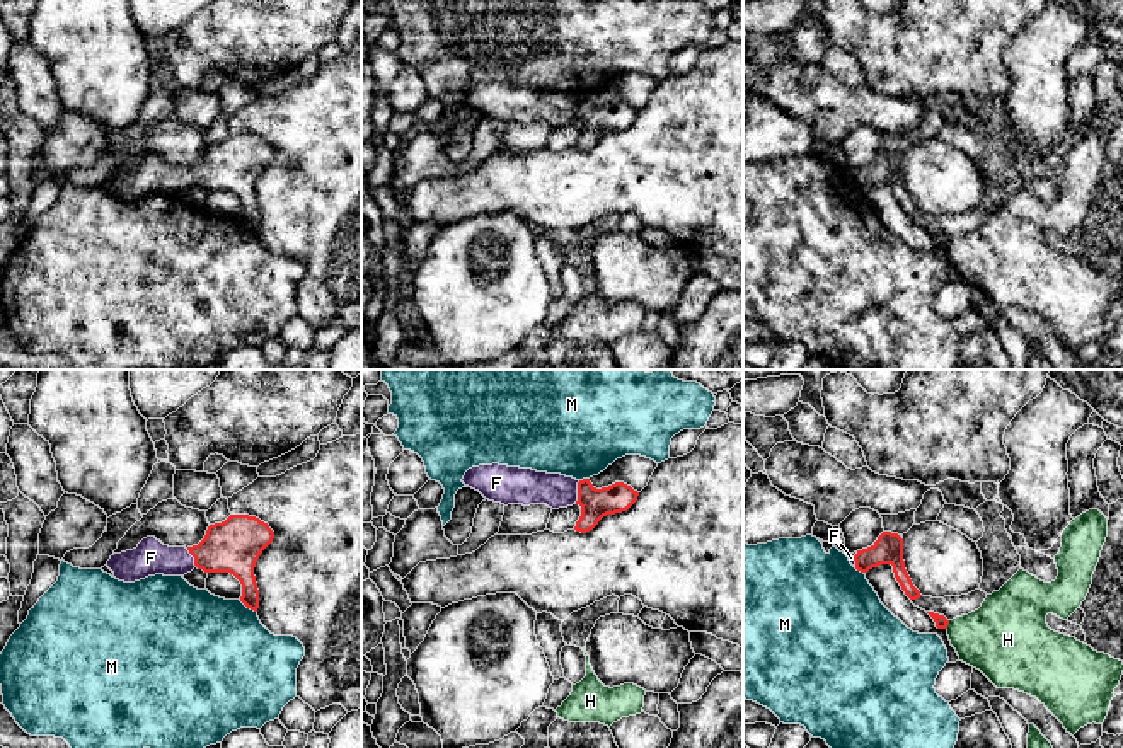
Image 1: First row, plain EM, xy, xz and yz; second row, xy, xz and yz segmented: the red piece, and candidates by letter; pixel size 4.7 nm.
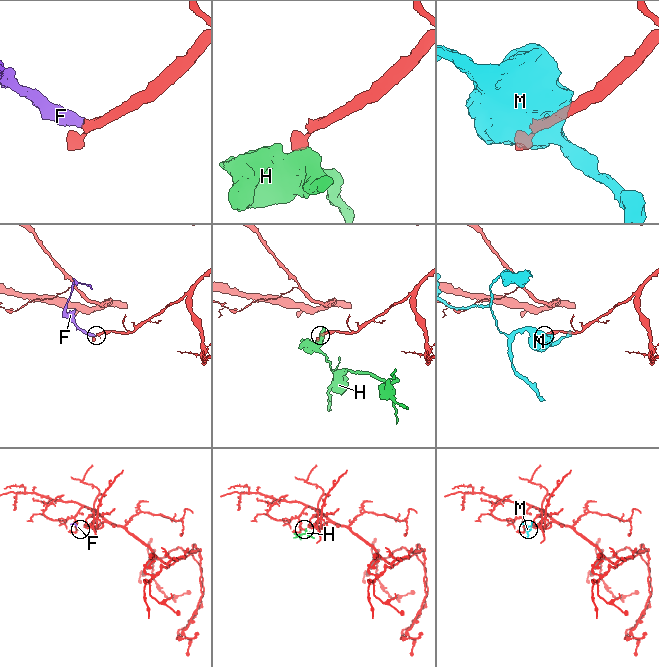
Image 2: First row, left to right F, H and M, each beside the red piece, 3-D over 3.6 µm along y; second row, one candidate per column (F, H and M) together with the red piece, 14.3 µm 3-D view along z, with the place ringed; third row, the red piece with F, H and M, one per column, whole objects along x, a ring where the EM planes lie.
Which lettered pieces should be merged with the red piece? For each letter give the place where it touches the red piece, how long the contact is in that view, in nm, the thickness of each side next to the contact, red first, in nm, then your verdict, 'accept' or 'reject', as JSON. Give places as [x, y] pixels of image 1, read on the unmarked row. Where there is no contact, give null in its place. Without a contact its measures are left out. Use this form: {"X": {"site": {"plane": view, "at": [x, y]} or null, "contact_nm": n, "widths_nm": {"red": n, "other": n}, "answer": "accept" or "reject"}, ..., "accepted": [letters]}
{"F": {"site": {"plane": "xz", "at": [578, 109]}, "contact_nm": 110, "widths_nm": {"red": 140, "other": 170}, "answer": "accept"}, "H": {"site": {"plane": "yz", "at": [948, 241]}, "contact_nm": 40, "widths_nm": {"red": 60, "other": 340}, "answer": "reject"}, "M": {"site": {"plane": "xy", "at": [247, 225]}, "contact_nm": 110, "widths_nm": {"red": 180, "other": 480}, "answer": "reject"}, "accepted": ["F"]}

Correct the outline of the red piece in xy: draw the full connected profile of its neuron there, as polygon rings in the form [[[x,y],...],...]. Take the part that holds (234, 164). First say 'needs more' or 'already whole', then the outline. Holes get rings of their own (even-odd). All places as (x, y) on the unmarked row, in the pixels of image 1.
needs more | [[[230,133],[225,140],[210,143],[198,164],[169,165],[155,155],[147,155],[136,167],[111,174],[106,184],[124,201],[155,193],[184,194],[194,186],[204,191],[230,191],[242,203],[240,220],[257,230],[254,186],[273,157],[274,150],[259,136]]]

